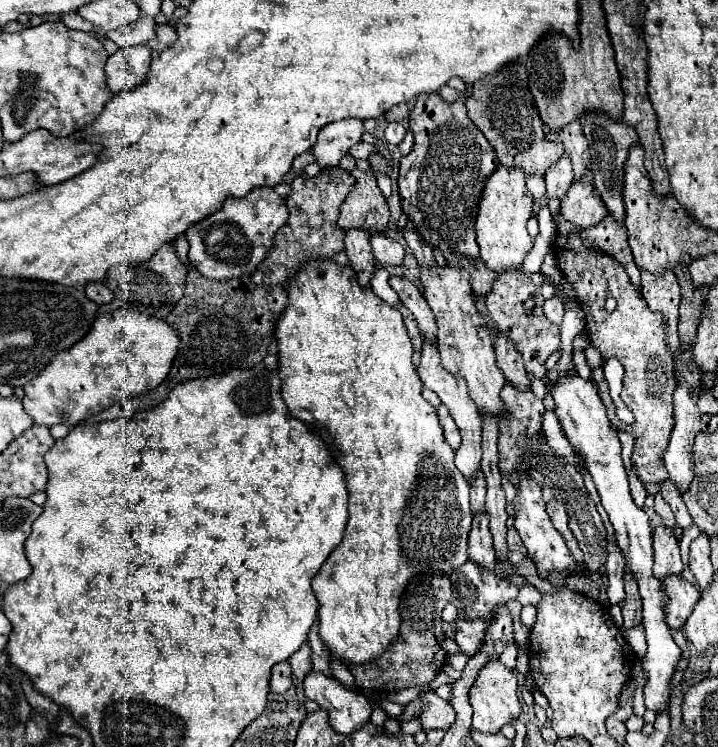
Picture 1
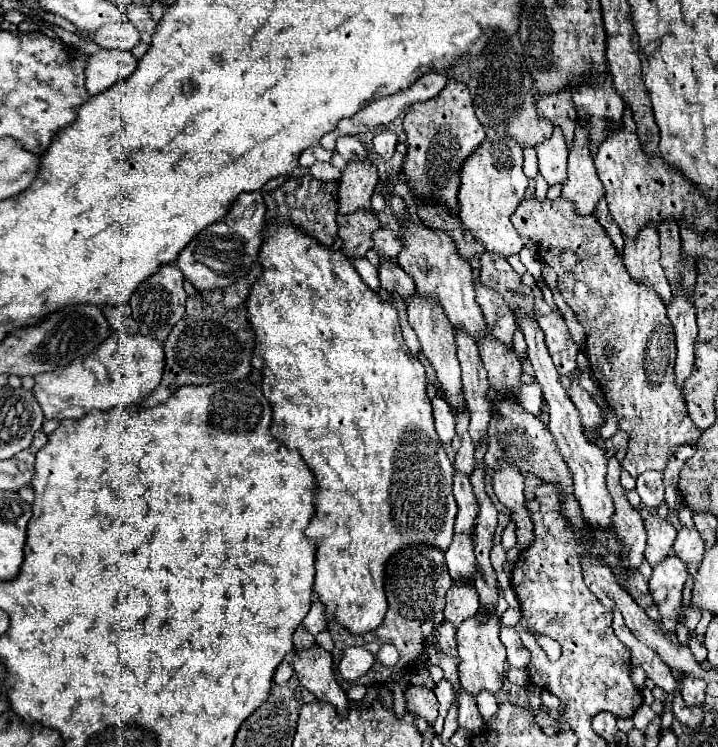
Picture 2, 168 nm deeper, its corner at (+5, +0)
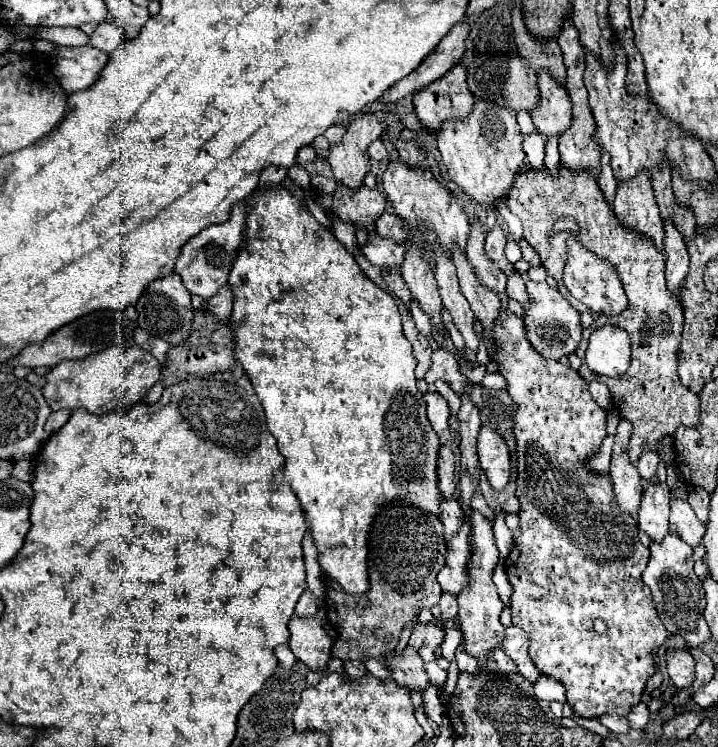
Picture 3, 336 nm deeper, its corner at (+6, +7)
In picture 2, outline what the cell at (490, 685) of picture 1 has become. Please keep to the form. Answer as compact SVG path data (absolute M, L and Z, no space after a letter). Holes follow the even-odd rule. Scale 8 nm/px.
M498 617L490 619L490 623L478 623L478 619L466 619L458 627L456 639L458 639L458 671L460 671L460 683L466 693L470 693L474 699L480 691L490 691L496 695L502 689L504 677L506 677L506 647L502 647L502 641L498 637Z

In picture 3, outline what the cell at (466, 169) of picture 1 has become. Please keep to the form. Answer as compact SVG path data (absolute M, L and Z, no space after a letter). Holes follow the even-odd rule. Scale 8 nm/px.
M459 60L451 70L413 96L415 112L425 128L439 132L443 120L461 120L473 108L473 94L465 82L465 64Z

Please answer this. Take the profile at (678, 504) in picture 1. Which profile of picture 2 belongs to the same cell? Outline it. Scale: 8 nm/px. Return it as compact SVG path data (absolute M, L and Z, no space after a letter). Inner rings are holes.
M646 471L638 477L636 491L642 497L642 503L650 509L658 509L664 503L664 483L662 473L658 471Z

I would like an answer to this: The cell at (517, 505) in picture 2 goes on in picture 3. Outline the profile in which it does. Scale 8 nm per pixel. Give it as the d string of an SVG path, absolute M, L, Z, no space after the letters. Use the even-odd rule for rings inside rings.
M481 426L477 436L477 454L479 454L479 464L485 470L491 486L495 490L503 490L511 476L509 448L505 440L493 428Z

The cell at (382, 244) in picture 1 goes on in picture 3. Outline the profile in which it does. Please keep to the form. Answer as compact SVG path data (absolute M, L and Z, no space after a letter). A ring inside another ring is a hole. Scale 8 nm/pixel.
M383 212L379 216L379 220L375 222L375 230L377 230L379 236L389 236L393 240L405 242L405 238L407 238L407 226L393 212Z

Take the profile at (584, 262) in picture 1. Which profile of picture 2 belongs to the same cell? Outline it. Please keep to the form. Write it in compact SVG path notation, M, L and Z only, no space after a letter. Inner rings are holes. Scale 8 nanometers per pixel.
M536 197L522 199L518 205L518 211L512 215L512 223L516 231L528 239L534 237L540 241L538 257L544 259L546 265L550 265L558 273L558 289L566 303L576 313L578 321L584 325L586 331L586 353L590 359L590 369L610 405L610 411L618 419L618 427L622 431L628 431L628 451L622 459L622 467L638 477L648 469L664 471L668 457L680 447L680 443L690 443L700 439L700 429L694 427L692 419L688 417L686 403L682 393L674 387L674 329L670 327L670 321L666 319L666 307L658 299L656 293L652 293L646 287L638 287L634 283L618 257L612 241L608 239L606 231L594 221L594 217L586 215L574 215L574 207L566 203L566 199L558 197L554 201L538 201ZM564 251L572 251L578 257L578 263L574 269L566 271L560 263L560 257Z

